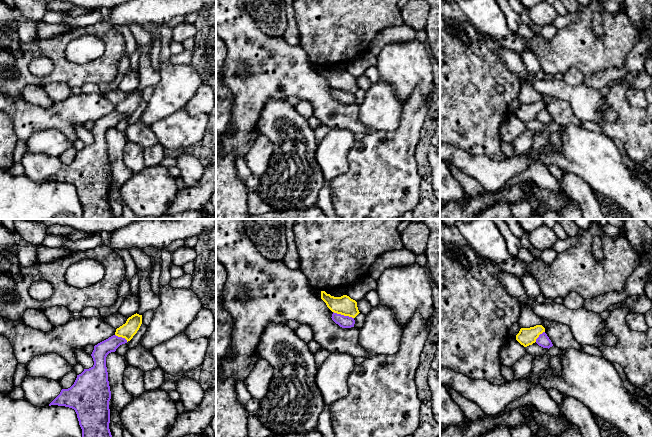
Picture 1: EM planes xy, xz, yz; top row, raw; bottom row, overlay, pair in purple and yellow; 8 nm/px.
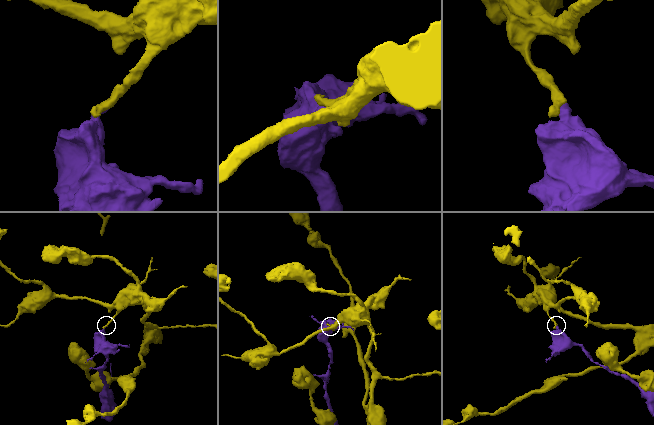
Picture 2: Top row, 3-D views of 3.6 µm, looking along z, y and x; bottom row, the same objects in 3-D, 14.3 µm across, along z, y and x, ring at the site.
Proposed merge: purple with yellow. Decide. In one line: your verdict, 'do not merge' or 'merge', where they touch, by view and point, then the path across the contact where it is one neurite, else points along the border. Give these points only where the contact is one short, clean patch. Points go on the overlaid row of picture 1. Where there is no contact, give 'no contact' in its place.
do not merge; meets purple in xz at (343, 315); border along xz (333, 311), (353, 318)

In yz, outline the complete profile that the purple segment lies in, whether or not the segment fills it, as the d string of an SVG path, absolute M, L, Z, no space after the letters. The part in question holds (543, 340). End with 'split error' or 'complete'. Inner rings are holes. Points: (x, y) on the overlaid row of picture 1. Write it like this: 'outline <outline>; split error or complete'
outline M545 332L539 335L539 337L536 339L536 343L539 346L543 348L548 348L548 349L553 346L551 340L549 339L549 337Z; complete

